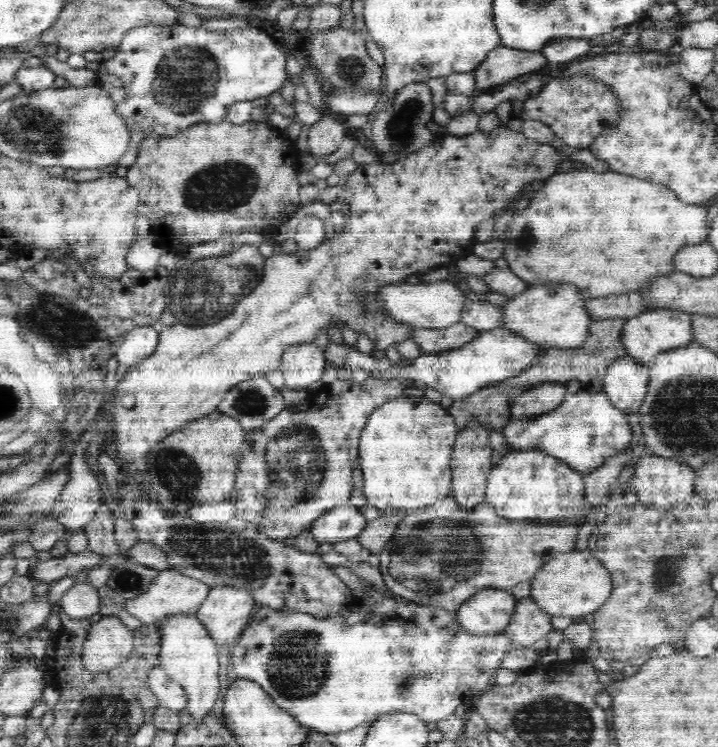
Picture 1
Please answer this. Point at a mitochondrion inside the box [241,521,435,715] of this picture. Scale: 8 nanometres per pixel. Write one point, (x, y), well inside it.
(299, 669)

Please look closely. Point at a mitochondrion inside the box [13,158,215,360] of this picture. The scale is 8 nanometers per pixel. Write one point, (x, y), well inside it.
(70, 325)

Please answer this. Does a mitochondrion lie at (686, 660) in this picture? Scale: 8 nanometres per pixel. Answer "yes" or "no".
no

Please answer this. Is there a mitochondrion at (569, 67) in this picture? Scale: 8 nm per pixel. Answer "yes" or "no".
no

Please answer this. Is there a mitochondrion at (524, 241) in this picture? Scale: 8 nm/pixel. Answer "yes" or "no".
yes

